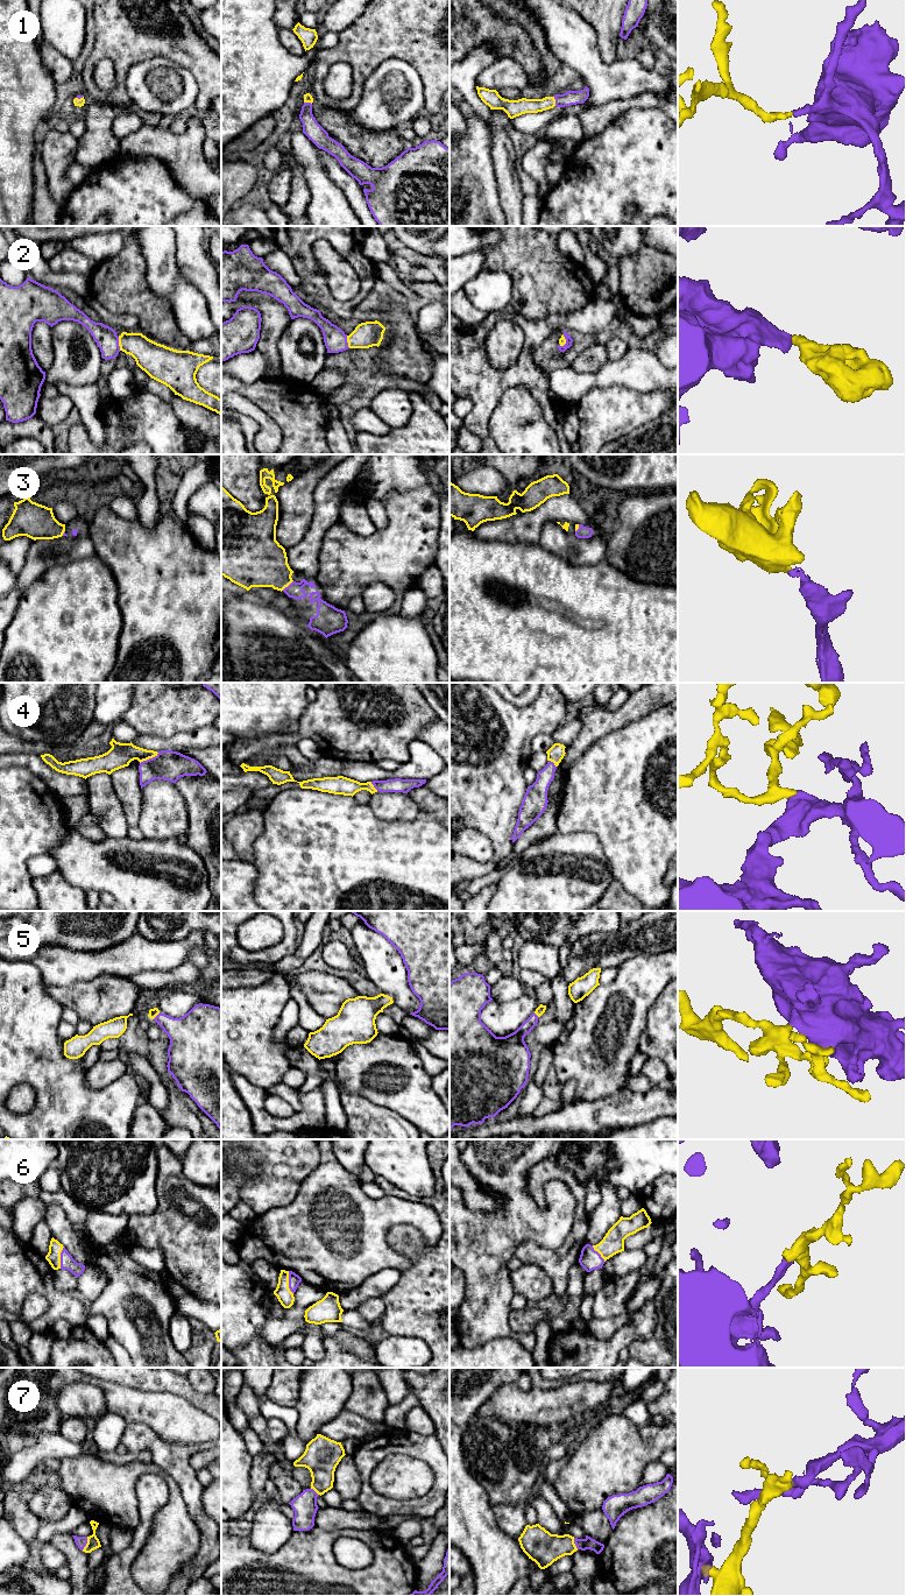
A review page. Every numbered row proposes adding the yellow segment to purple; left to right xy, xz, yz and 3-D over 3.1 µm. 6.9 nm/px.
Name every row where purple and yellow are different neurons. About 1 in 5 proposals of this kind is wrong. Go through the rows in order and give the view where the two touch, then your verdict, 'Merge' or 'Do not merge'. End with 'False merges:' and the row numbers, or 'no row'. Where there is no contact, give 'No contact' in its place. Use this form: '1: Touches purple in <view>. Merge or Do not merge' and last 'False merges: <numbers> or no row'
1: Touches purple in yz. Merge
2: Touches purple in xy. Merge
3: Touches purple in xz. Merge
4: Touches purple in xy. Merge
5: Touches purple in xy. Merge
6: Touches purple in xz. Merge
7: Touches purple in xy. Merge
False merges: no row

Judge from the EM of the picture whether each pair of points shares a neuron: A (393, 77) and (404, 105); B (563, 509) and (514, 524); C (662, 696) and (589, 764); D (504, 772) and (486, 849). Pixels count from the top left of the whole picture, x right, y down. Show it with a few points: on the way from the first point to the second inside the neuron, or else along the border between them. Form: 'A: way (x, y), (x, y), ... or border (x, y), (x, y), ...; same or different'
A: way (394, 84), (394, 94), (397, 98); same
B: way (551, 510), (545, 512), (529, 524), (525, 524); same
C: border (660, 707), (628, 721), (611, 732); different
D: border (462, 828), (481, 831), (490, 840), (494, 859); different

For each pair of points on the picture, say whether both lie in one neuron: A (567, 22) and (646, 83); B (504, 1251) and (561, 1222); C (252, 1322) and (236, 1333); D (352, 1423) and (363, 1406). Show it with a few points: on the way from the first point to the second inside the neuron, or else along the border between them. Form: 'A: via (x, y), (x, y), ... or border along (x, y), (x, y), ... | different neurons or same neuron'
A: via (575, 46), (609, 79), (623, 79) | same neuron
B: via (516, 1236), (528, 1224), (546, 1224) | same neuron
C: via (248, 1322), (240, 1329) | same neuron
D: border along (344, 1409), (372, 1421), (382, 1421) | different neurons

